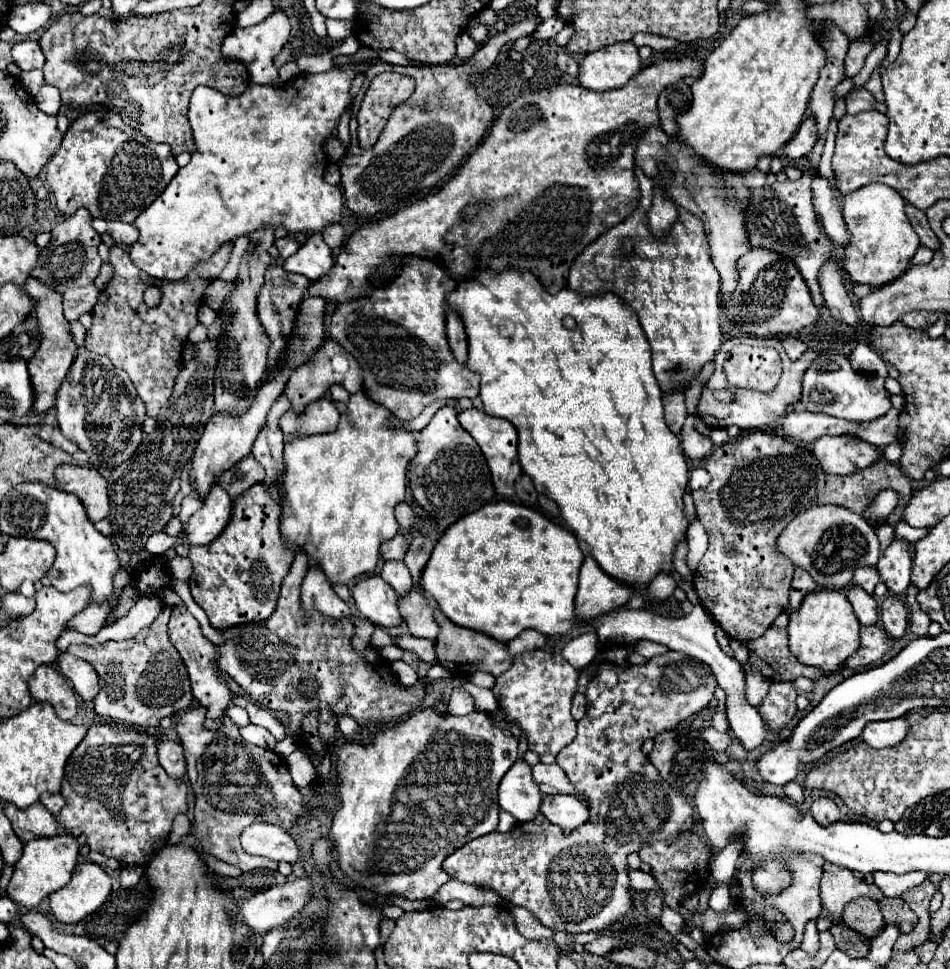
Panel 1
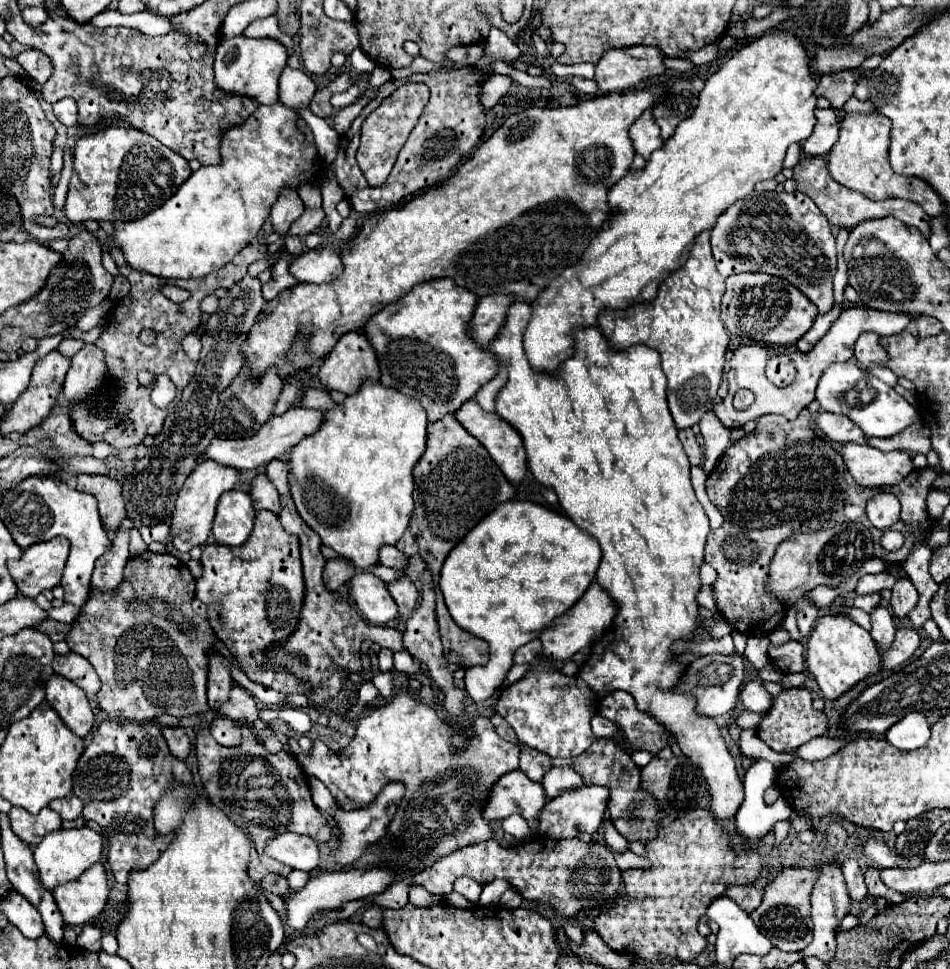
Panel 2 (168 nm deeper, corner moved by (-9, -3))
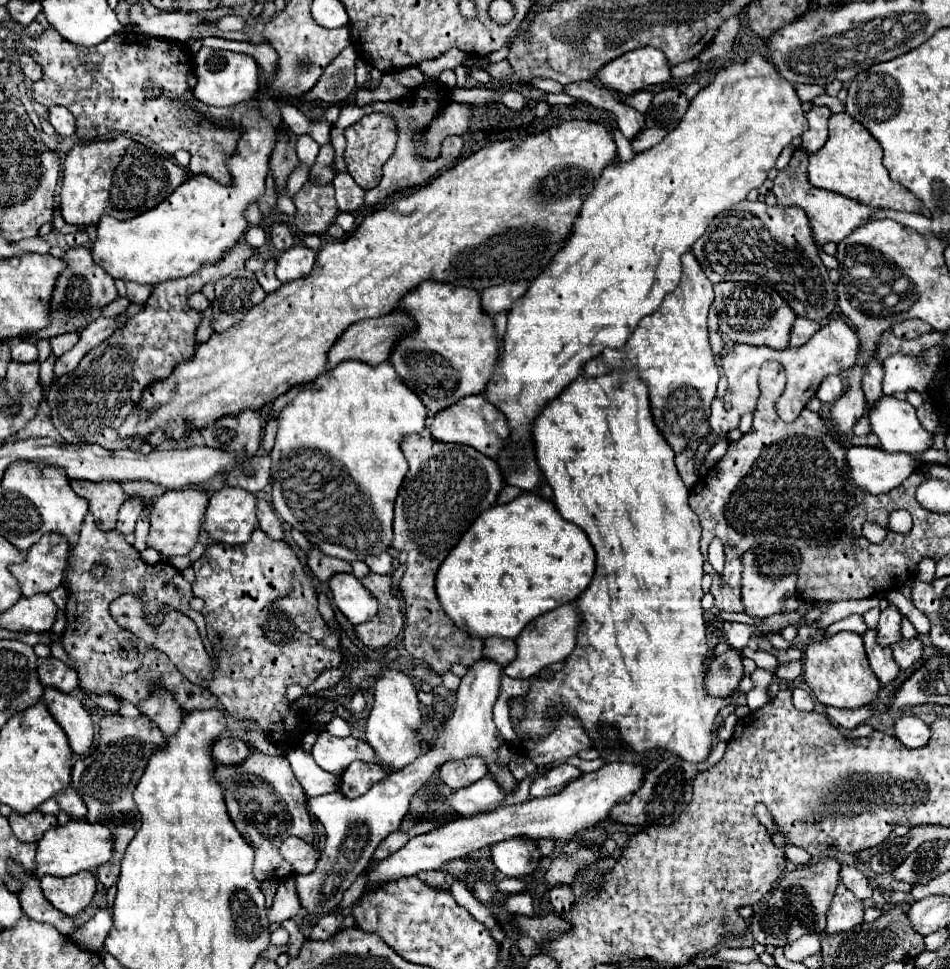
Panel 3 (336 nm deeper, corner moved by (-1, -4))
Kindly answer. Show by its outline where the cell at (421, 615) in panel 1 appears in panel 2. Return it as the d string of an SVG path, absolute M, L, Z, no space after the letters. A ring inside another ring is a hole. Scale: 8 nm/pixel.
M400 577L392 583L386 585L388 593L392 595L392 599L398 605L398 615L410 615L414 611L416 605L416 587L408 577Z

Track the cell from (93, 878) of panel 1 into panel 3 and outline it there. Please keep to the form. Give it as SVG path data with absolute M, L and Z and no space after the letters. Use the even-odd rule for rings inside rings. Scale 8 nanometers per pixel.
M78 872L70 878L40 878L46 900L66 916L76 916L92 902L96 894L96 876L92 872Z

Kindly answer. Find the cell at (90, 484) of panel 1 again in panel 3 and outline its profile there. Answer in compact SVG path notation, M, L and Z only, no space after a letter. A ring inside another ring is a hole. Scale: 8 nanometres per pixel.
M70 480L72 490L86 498L90 504L90 512L96 520L96 526L104 532L114 530L116 514L126 494L122 492L118 482L86 482L86 480Z

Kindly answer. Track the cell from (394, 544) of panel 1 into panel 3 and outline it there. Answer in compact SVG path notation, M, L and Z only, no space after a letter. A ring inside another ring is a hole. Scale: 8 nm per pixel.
M382 552L382 554L376 554L376 556L368 556L364 560L372 572L376 574L394 574L394 566L392 566L392 556L388 552Z

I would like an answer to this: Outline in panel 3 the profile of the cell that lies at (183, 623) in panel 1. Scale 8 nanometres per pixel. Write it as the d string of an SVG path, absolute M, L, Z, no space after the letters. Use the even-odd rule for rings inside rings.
M222 736L212 744L212 756L216 762L220 764L240 764L248 754L248 746L246 742L238 740L238 738L230 738L230 736Z

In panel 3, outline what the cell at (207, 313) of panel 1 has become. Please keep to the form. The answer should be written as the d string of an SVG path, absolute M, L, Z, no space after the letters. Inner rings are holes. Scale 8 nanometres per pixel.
M198 292L198 294L192 294L192 296L188 298L188 306L190 306L192 310L204 312L204 310L210 306L210 302L208 302L208 298L206 298L202 292Z

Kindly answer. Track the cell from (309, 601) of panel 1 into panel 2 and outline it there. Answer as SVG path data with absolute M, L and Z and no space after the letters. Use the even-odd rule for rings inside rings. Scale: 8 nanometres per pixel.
M336 557L336 559L328 559L326 561L324 583L328 585L330 591L336 591L340 585L344 585L346 581L350 581L352 575L354 575L354 565L348 559Z

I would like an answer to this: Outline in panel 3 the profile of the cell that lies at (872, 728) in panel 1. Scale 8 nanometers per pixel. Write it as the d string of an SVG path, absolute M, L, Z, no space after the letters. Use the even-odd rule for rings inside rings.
M900 716L898 722L894 724L894 736L906 748L920 748L928 742L930 730L928 724L924 724L916 716Z

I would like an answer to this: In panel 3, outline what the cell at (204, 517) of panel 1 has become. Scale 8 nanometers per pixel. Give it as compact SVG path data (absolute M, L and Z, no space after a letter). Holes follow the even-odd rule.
M224 486L212 494L204 530L214 542L222 544L244 544L250 540L252 530L258 526L256 520L256 496L244 488Z

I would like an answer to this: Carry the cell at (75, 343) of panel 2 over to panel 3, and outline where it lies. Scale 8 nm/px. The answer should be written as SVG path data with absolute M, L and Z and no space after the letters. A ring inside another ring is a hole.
M50 354L42 364L40 364L40 382L44 388L48 388L52 384L52 378L54 378L54 362L58 358L54 354Z

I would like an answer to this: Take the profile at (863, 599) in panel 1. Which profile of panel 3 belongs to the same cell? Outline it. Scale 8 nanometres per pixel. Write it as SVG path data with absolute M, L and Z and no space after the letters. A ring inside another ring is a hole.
M868 630L864 634L864 646L866 646L866 654L870 660L870 666L874 670L874 674L878 676L878 680L882 684L888 684L890 680L894 680L898 676L898 666L892 660L892 650L886 646L878 646L876 642L876 630Z

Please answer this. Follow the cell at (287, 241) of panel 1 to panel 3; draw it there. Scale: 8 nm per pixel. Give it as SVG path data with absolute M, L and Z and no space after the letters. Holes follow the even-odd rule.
M272 224L270 226L270 240L278 250L290 250L294 246L294 238L290 234L290 230L286 228L286 224Z

